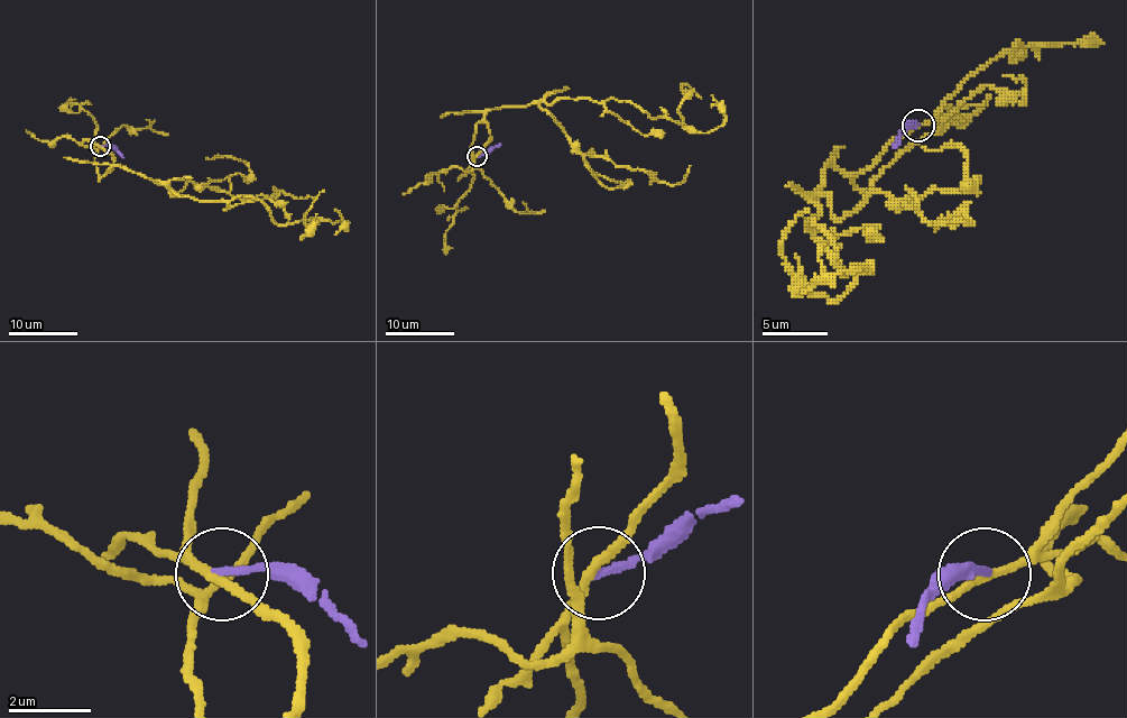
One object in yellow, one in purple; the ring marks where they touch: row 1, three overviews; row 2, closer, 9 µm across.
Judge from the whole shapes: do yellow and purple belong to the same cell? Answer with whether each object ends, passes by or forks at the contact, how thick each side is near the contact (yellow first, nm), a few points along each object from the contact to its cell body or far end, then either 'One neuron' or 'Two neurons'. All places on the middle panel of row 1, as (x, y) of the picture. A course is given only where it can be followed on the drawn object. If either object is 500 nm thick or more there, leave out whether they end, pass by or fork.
At the ring yellow passes by. At the ring purple ends. Thickness 200 nm (yellow) against 180 nm. Course of yellow: (477, 157), (490, 140), (485, 116), (492, 109), (613, 99), (685, 128), (677, 109), (684, 85), (701, 99). Course of purple: (477, 157), (500, 144). Two neurons

